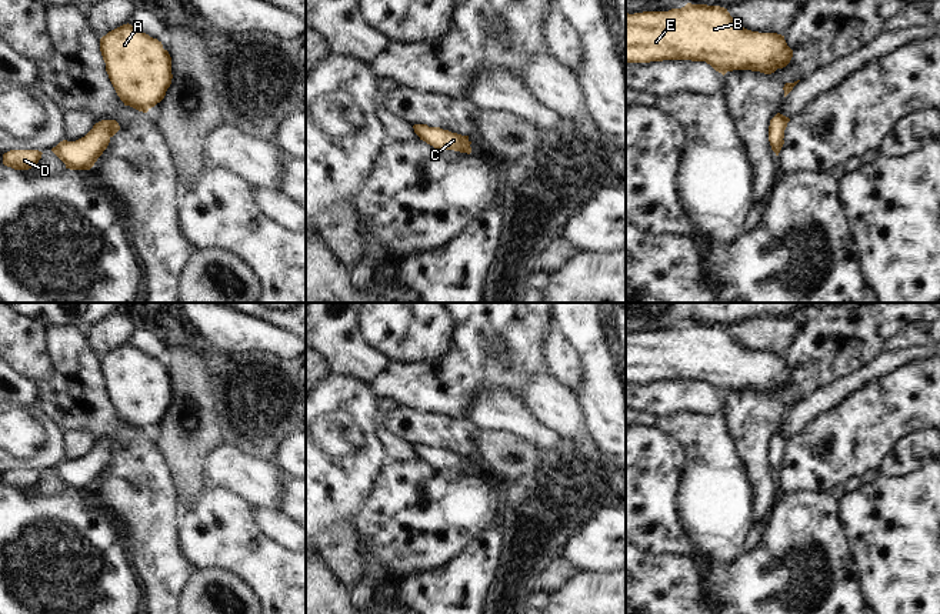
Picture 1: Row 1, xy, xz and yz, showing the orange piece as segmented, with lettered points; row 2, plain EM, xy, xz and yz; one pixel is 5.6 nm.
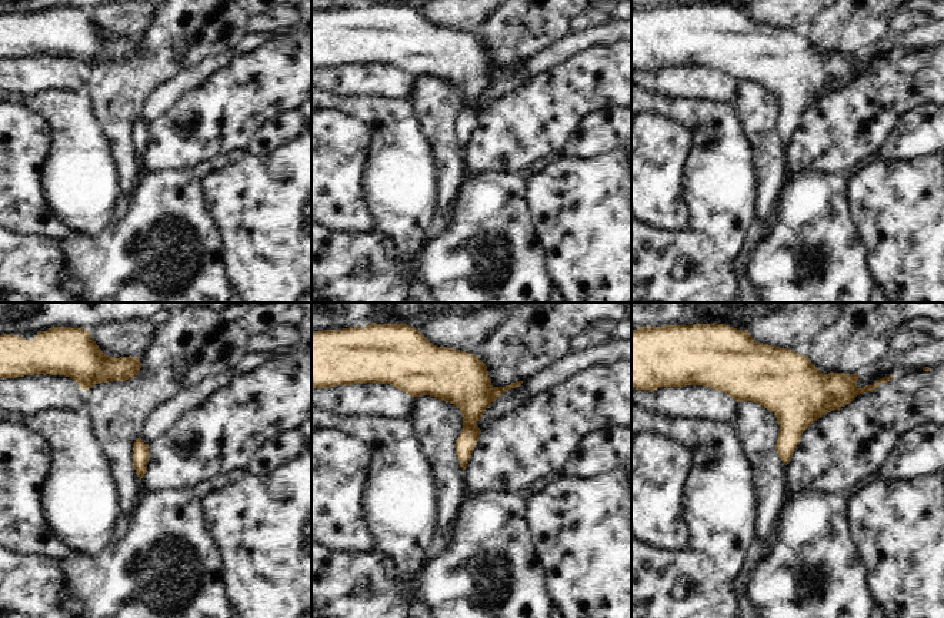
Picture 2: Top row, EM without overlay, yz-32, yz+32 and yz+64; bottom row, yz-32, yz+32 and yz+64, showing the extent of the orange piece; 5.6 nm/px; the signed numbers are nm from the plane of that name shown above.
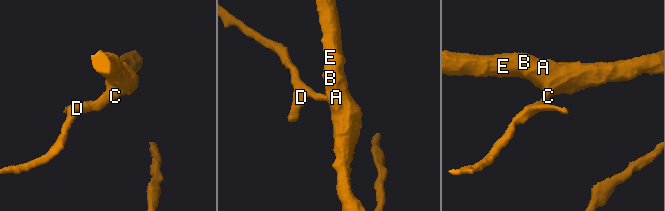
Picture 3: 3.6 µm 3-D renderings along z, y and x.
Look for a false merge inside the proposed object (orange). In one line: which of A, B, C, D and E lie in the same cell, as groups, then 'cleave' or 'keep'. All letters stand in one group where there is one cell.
A B C D E | keep

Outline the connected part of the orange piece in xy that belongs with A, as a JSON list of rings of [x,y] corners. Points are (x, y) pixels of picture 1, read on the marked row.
[[[123,24],[100,39],[109,79],[124,106],[147,113],[171,84],[171,57],[161,41]]]

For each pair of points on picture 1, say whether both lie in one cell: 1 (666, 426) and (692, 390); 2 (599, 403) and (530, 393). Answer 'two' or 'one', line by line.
1: two
2: two

